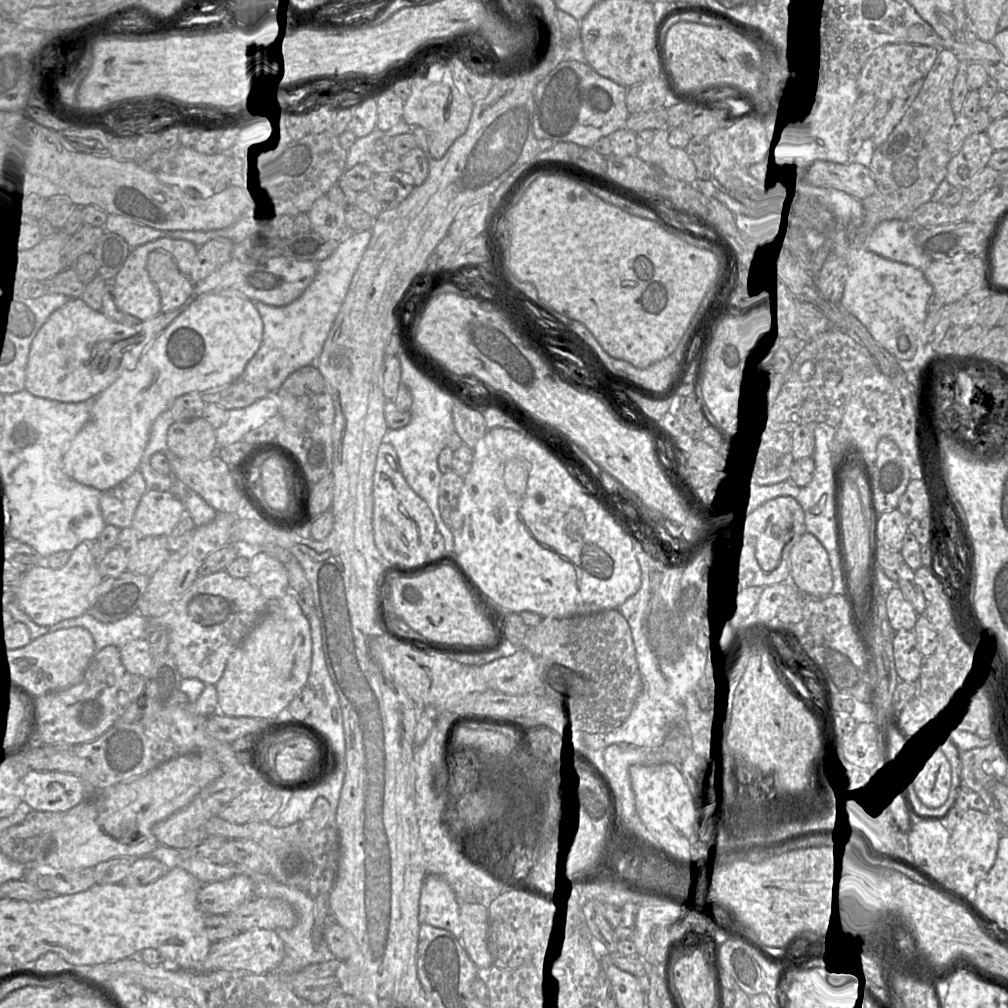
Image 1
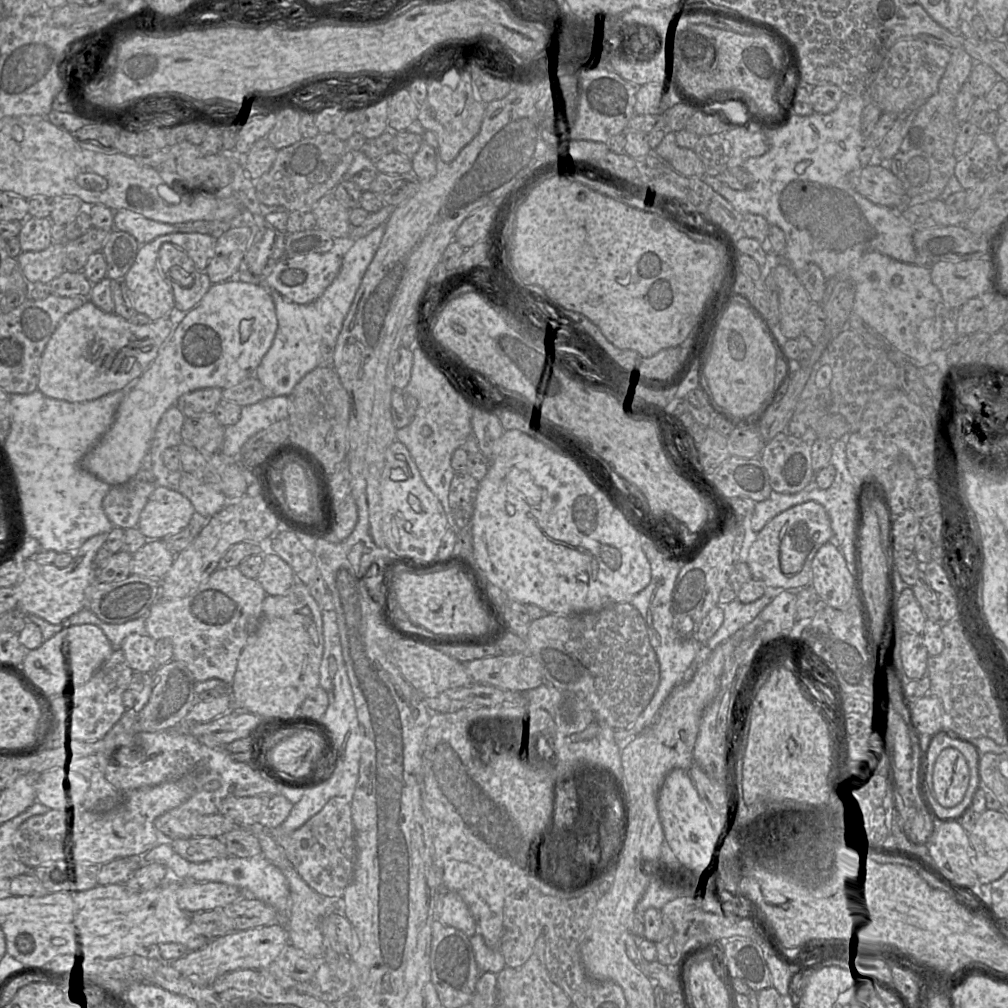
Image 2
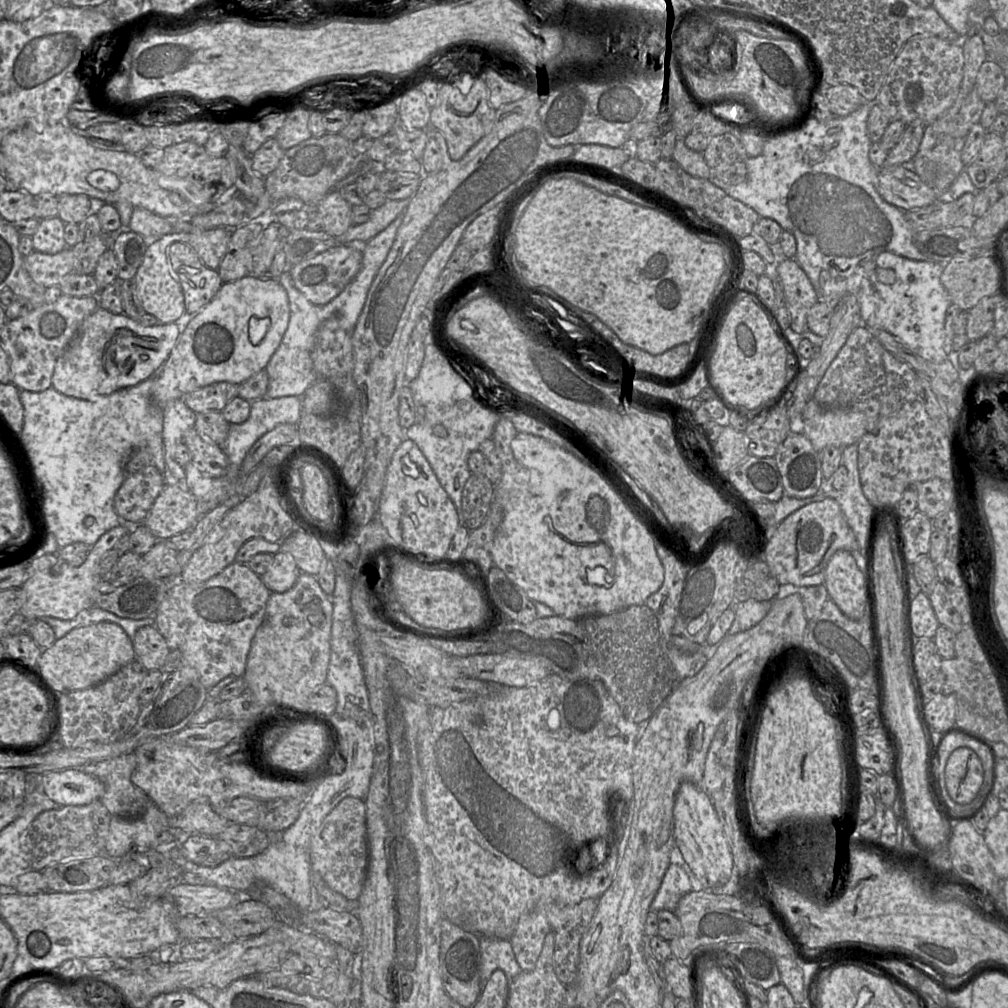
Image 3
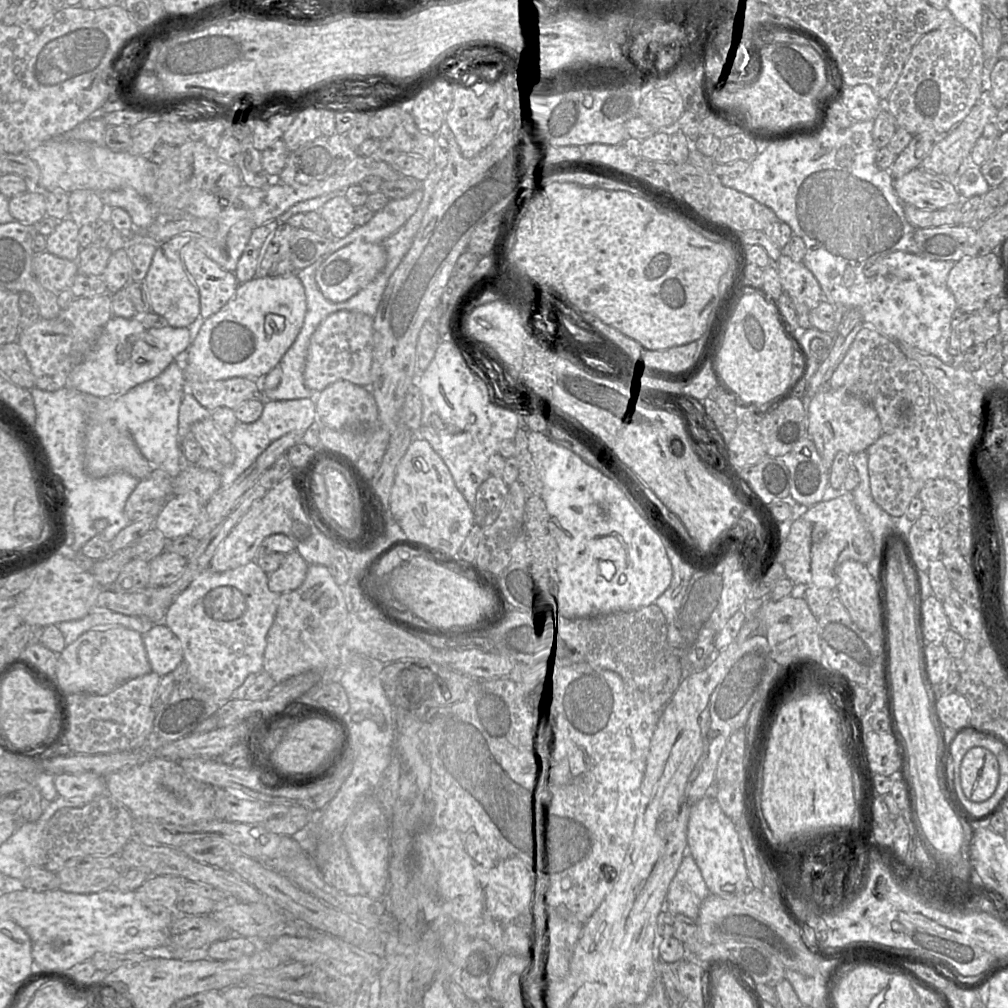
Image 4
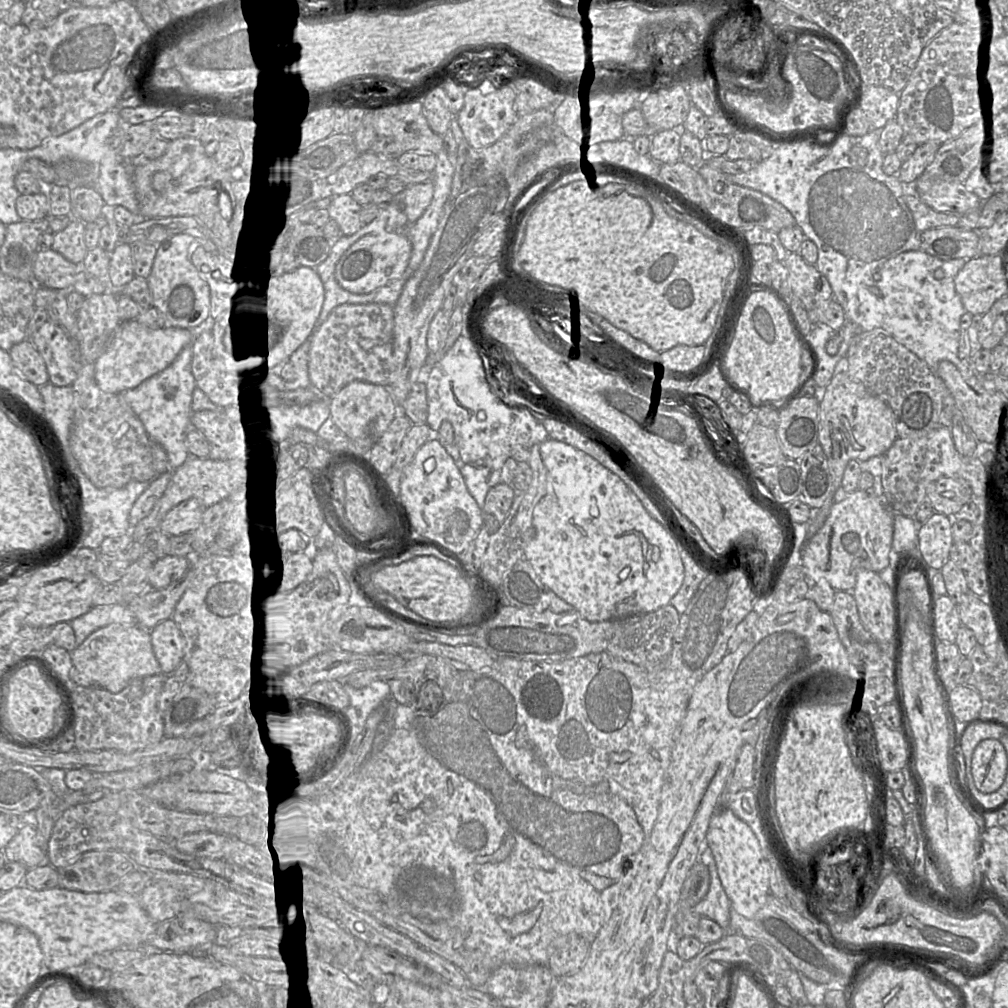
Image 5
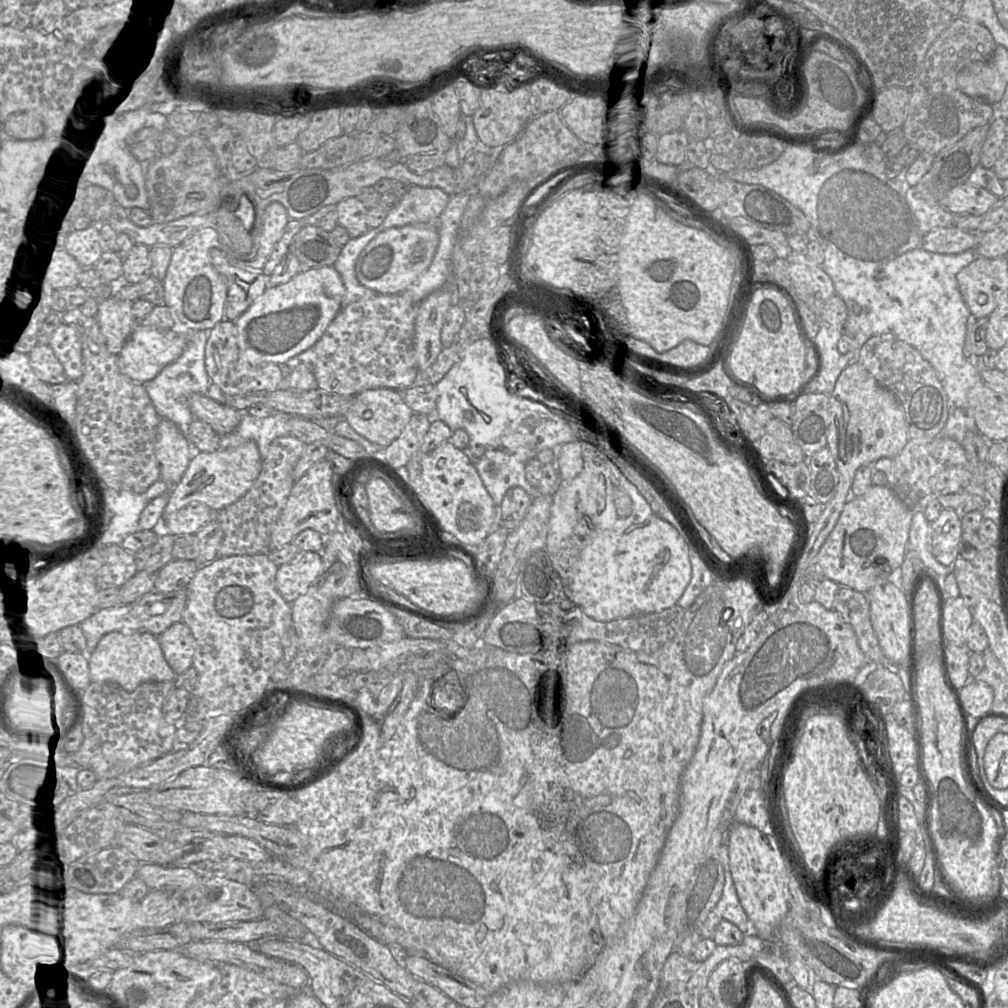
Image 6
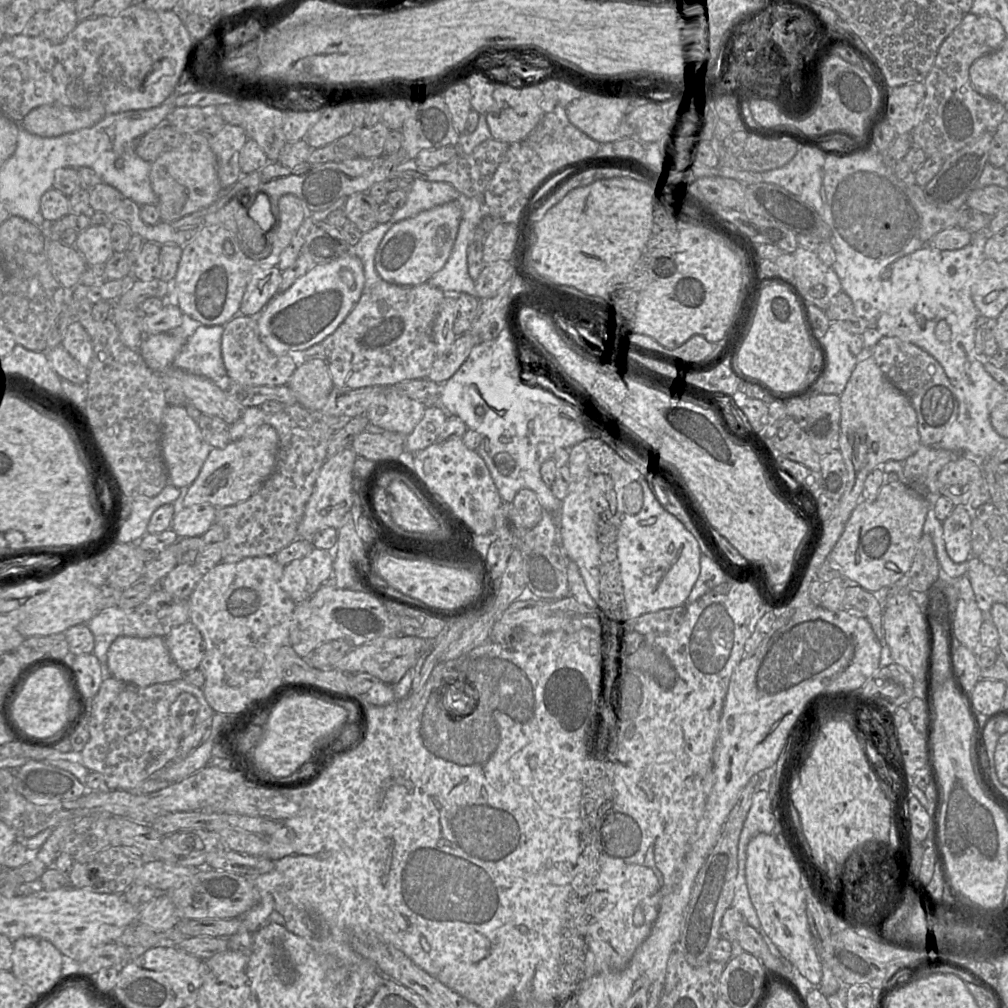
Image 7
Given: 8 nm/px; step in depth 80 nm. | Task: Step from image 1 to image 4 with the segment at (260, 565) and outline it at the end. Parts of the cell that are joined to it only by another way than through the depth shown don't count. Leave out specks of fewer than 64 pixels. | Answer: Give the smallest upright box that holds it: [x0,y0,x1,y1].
[269,552,309,594]

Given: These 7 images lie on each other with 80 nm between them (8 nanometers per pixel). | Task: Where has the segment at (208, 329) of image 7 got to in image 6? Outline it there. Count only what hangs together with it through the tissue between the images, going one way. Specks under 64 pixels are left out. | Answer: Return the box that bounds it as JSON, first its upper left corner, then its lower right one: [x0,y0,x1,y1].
[145,330,212,436]

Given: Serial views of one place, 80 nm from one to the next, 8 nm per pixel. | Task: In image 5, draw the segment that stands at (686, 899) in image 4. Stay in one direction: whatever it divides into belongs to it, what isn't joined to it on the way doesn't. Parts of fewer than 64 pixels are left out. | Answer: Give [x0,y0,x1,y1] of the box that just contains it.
[694,877,731,931]

